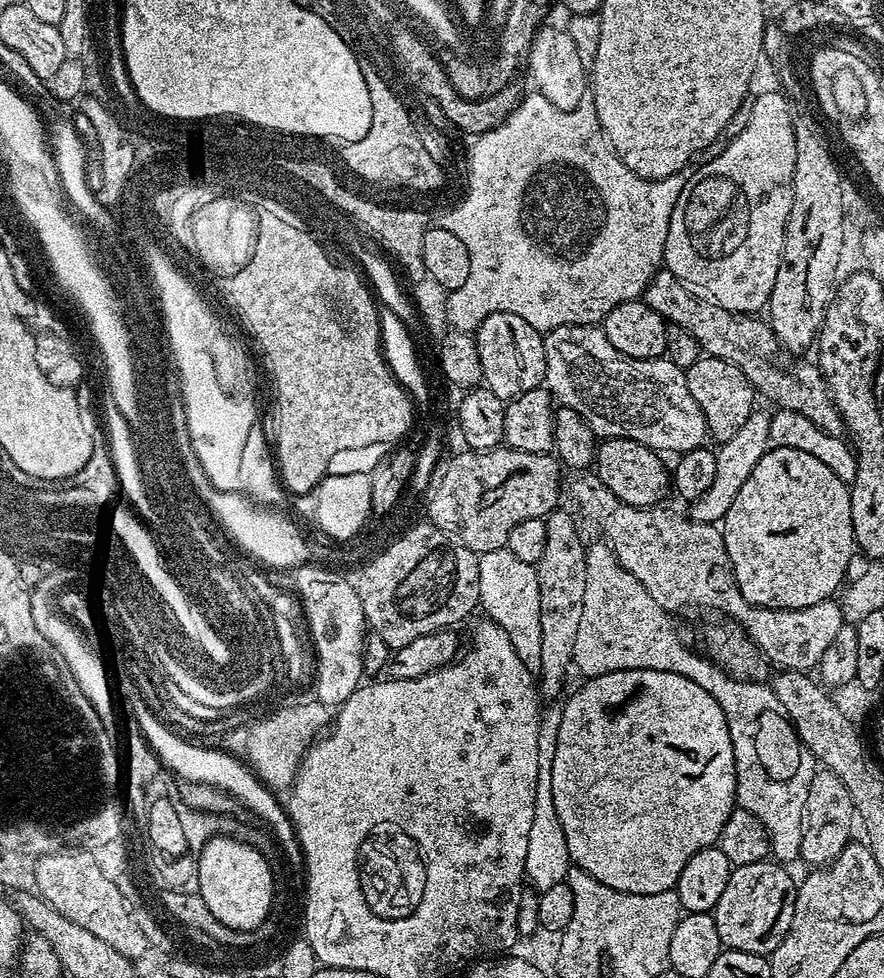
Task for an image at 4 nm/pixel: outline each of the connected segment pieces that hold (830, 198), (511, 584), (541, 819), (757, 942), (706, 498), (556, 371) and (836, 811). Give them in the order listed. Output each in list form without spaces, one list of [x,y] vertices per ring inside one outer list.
[[[797,115],[794,123],[796,161],[792,205],[778,278],[774,278],[774,290],[766,305],[766,319],[782,348],[793,354],[804,354],[811,344],[813,347],[817,343],[818,333],[824,327],[824,315],[838,287],[836,271],[844,252],[846,185],[819,122],[812,116]]]
[[[505,547],[490,550],[480,556],[478,566],[478,590],[480,591],[479,607],[484,608],[483,615],[493,620],[499,628],[506,630],[506,636],[514,646],[518,658],[532,673],[540,671],[540,595],[536,566],[527,564]]]
[[[545,707],[538,730],[538,786],[534,790],[534,819],[530,825],[530,838],[526,841],[524,867],[527,883],[537,893],[549,890],[555,883],[564,882],[570,867],[566,834],[562,834],[562,822],[558,822],[558,810],[554,810],[554,794],[550,790],[550,770],[554,766],[554,746],[558,742],[558,722],[562,722],[560,708]]]
[[[772,858],[733,867],[726,891],[714,909],[718,938],[725,949],[768,956],[786,938],[786,930],[794,922],[798,880],[784,868],[787,867],[783,863]]]
[[[754,410],[750,414],[750,418],[746,418],[744,425],[734,433],[734,438],[723,441],[715,449],[718,471],[714,473],[714,483],[710,485],[710,490],[706,490],[706,494],[702,494],[702,498],[693,500],[687,505],[686,512],[691,519],[703,524],[719,525],[734,503],[734,498],[738,498],[738,490],[742,490],[746,478],[750,478],[750,470],[754,470],[754,466],[758,466],[758,458],[762,458],[768,453],[772,444],[770,438],[772,412],[760,411]]]
[[[591,324],[558,326],[543,339],[546,356],[544,384],[561,405],[576,410],[590,424],[597,437],[609,440],[630,438],[661,454],[679,454],[705,447],[709,439],[706,418],[698,407],[698,402],[694,402],[690,386],[686,386],[683,367],[679,368],[674,361],[668,360],[669,358],[630,358],[610,346],[603,327]]]
[[[817,767],[814,778],[810,782],[810,790],[806,793],[806,810],[802,810],[800,860],[803,863],[812,864],[808,866],[827,866],[831,864],[833,860],[838,858],[838,854],[842,854],[844,847],[853,839],[852,823],[857,823],[857,820],[856,807],[850,798],[850,790],[846,790],[842,778],[838,778],[838,774],[834,774],[826,767]]]

